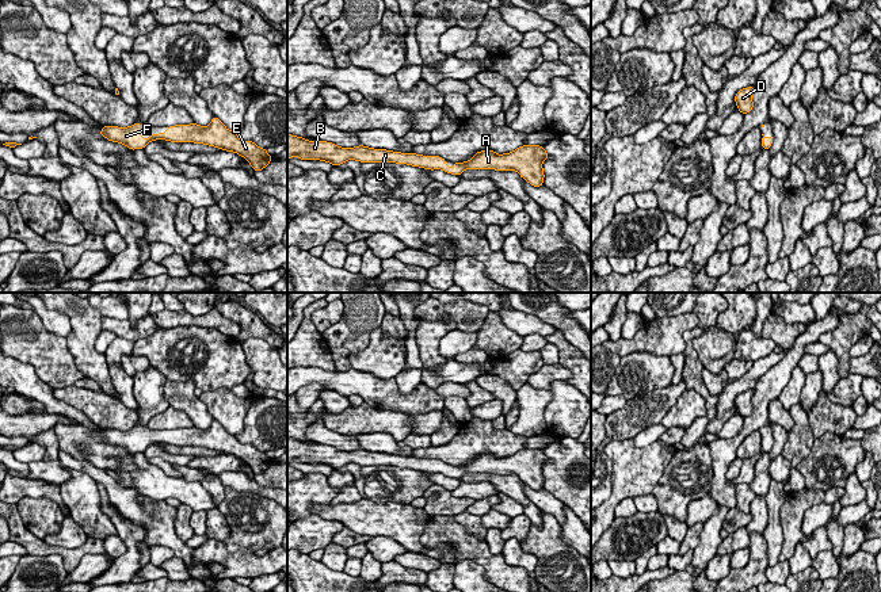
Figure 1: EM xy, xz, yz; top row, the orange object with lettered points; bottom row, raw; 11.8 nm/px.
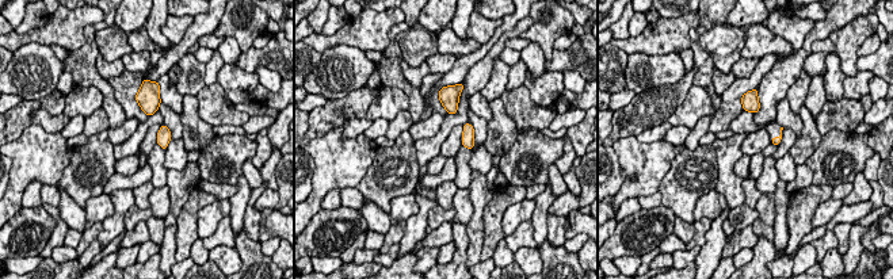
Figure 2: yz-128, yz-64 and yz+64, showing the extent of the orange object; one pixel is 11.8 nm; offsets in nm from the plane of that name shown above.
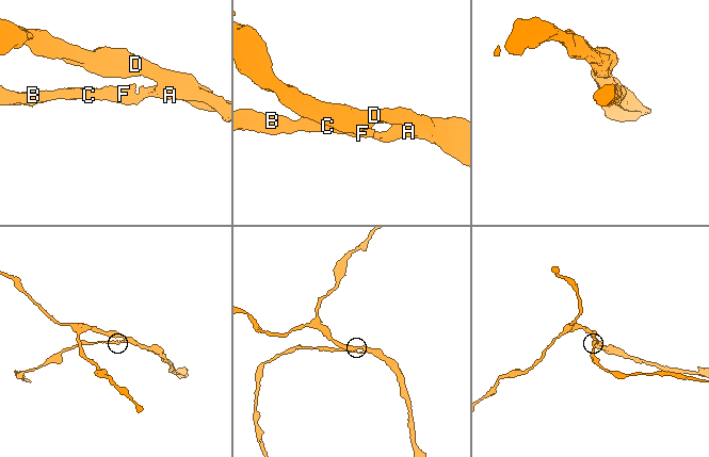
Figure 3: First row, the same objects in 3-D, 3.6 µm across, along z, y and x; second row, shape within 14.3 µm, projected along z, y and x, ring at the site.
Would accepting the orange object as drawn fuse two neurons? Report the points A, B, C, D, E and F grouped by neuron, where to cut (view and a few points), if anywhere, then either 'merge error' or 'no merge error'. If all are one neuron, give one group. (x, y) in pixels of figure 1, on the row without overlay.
A B C D E F; no cut; no merge error

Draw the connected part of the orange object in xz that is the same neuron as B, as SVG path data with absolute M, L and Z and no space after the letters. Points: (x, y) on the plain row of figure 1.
M287 438L287 463L297 459L301 463L320 463L340 469L347 463L361 466L397 466L420 470L424 473L442 473L447 477L461 478L465 473L496 473L516 474L520 481L534 490L544 488L542 466L549 461L539 448L523 448L511 457L497 458L493 454L477 455L469 465L446 469L439 459L422 459L415 457L400 457L385 452L373 452L363 448L355 451L340 451L332 446L308 444L302 440Z

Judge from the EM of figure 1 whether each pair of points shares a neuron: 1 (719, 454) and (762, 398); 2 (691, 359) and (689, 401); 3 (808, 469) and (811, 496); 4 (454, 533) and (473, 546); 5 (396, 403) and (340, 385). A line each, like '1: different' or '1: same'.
1: same
2: different
3: different
4: same
5: same

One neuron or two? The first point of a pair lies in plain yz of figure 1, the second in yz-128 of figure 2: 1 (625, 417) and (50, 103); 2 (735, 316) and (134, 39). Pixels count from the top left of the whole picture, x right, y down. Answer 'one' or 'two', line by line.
1: one
2: two

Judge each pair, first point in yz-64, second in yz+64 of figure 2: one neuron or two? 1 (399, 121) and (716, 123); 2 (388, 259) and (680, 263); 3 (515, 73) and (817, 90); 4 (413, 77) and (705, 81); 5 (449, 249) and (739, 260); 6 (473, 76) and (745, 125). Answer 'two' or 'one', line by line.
1: two
2: one
3: one
4: two
5: one
6: two

